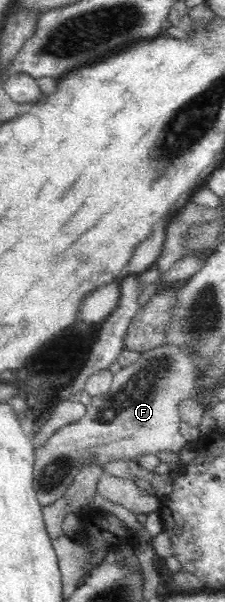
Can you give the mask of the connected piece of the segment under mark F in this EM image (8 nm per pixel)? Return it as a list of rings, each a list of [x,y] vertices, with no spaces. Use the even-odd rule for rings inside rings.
[[[162,344],[157,348],[153,348],[153,350],[149,350],[149,352],[141,353],[137,361],[127,367],[121,368],[119,372],[114,374],[109,391],[106,394],[92,397],[91,403],[86,408],[86,415],[79,423],[73,423],[57,430],[34,451],[33,489],[35,489],[35,496],[37,497],[39,504],[41,504],[42,507],[46,507],[52,502],[55,502],[58,498],[63,497],[67,487],[71,486],[71,482],[73,482],[75,476],[79,474],[79,471],[81,471],[86,465],[89,465],[92,461],[97,461],[97,465],[99,465],[99,467],[105,467],[105,464],[111,461],[139,461],[142,456],[147,454],[155,455],[157,452],[163,452],[163,450],[179,453],[183,446],[185,446],[186,441],[180,432],[180,423],[182,421],[180,420],[180,406],[178,405],[182,401],[185,401],[186,398],[197,398],[197,381],[199,380],[200,372],[201,370],[198,370],[198,368],[190,362],[190,354],[188,354],[184,348],[177,348],[175,346],[168,346],[165,344]]]

